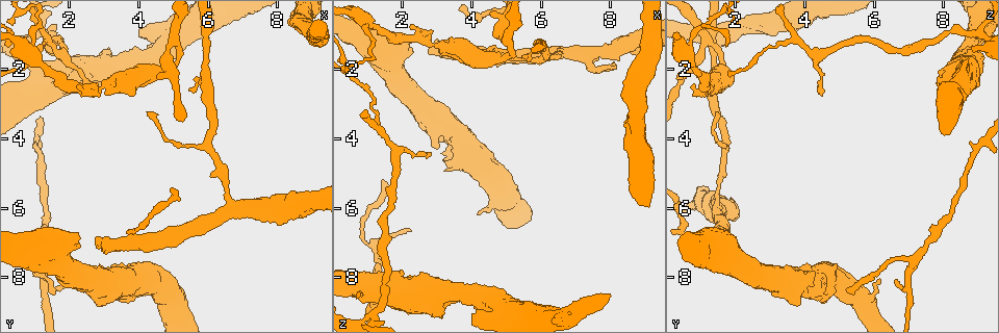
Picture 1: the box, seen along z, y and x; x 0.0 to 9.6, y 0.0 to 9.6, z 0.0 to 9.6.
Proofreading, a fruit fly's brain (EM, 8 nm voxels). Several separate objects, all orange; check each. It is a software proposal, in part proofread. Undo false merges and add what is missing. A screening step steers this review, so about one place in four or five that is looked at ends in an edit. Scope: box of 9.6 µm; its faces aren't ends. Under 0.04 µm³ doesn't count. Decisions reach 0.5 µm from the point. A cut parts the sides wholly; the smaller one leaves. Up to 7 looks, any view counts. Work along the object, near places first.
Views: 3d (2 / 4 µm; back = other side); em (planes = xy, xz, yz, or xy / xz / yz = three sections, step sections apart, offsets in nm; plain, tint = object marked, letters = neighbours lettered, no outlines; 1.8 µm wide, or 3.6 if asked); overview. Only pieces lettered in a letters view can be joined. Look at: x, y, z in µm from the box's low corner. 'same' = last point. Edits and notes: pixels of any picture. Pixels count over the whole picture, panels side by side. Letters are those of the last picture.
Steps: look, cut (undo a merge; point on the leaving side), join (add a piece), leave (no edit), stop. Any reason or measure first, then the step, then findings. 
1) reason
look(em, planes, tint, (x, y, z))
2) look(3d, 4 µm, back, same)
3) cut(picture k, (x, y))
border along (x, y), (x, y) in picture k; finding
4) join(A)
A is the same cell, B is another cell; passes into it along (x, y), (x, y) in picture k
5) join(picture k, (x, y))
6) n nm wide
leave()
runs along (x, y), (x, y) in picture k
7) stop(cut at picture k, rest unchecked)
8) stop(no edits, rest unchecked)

thick turns thin
look(3d, 2 µm, (2.80, 2.55, 1.30))

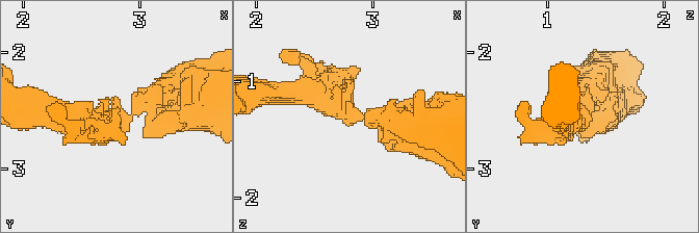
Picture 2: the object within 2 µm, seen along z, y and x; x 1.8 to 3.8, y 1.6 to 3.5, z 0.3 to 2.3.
arms of 220, 500 nm; shape alone is not enough
look(em, xy, step 8, tint, (2.86, 2.52, 1.32))

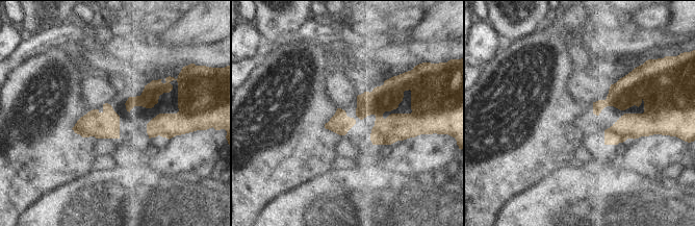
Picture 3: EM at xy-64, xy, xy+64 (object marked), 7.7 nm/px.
look(em, planes, letters, same)

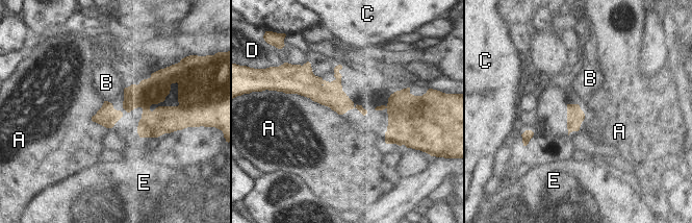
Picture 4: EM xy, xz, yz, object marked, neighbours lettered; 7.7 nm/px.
140 nm wide; A touches over 260 nm
leave()
A, B, C, D and E are other cells; all the same cell

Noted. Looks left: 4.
thick end
look(em, planes, letters, (2.85, 6.85, 1.55))

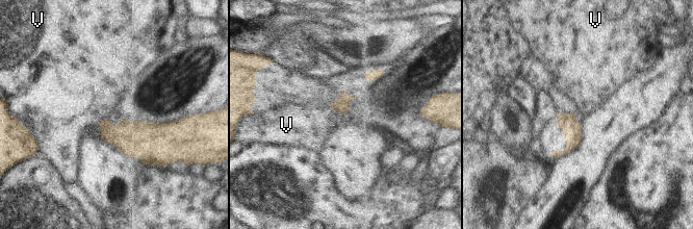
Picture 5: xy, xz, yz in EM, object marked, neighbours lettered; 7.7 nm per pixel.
leave()
V is another cell; border along (331, 104), (334, 109), (345, 115) in picture 5; none of them fits

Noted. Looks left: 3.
abrupt turn
look(em, planes, plain, (5.05, 1.20, 1.25))

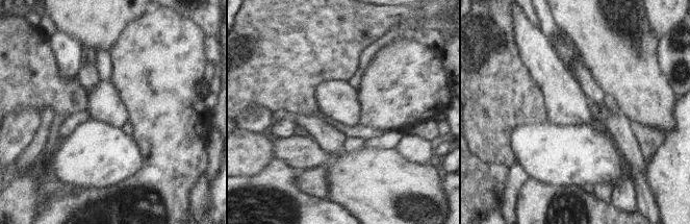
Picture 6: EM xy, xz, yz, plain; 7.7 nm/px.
look(em, planes, tint, same)

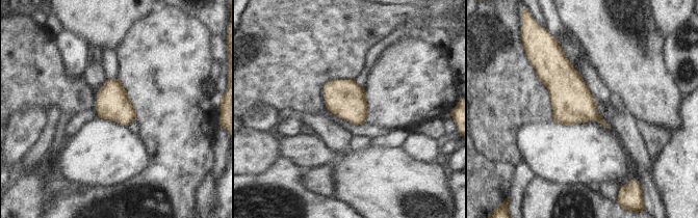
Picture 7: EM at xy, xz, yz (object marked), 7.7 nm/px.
what lies round it
look(em, planes, letters, same)

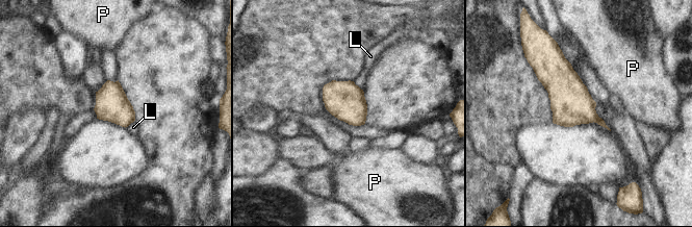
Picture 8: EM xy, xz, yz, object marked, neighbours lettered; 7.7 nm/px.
260 nm wide
leave()
L and P are other cells; border along (353, 81), (363, 92) in picture 8; continuous, no second cell

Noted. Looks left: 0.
stop(no edits, rest unchecked)

